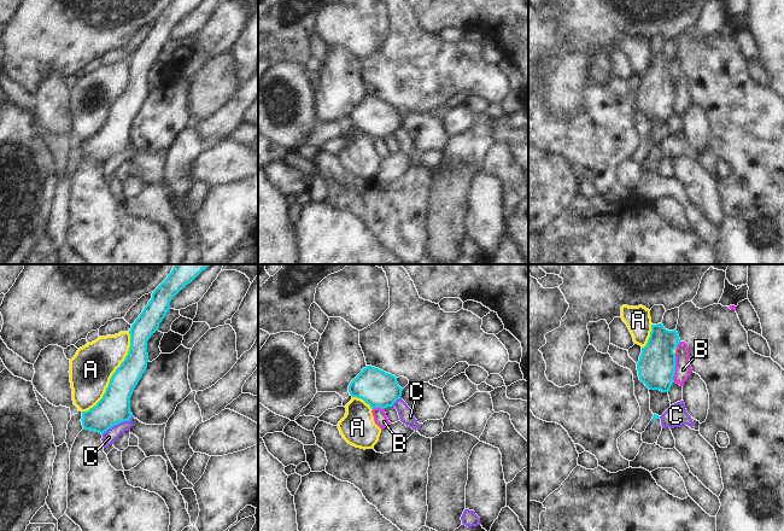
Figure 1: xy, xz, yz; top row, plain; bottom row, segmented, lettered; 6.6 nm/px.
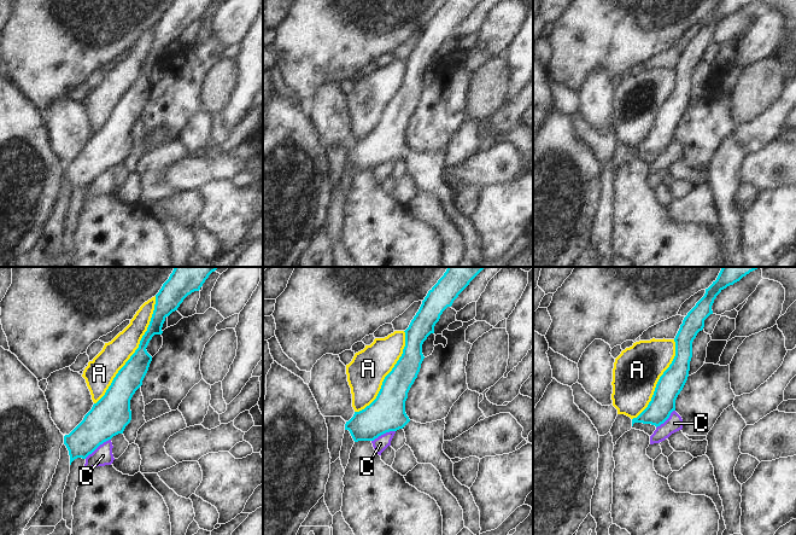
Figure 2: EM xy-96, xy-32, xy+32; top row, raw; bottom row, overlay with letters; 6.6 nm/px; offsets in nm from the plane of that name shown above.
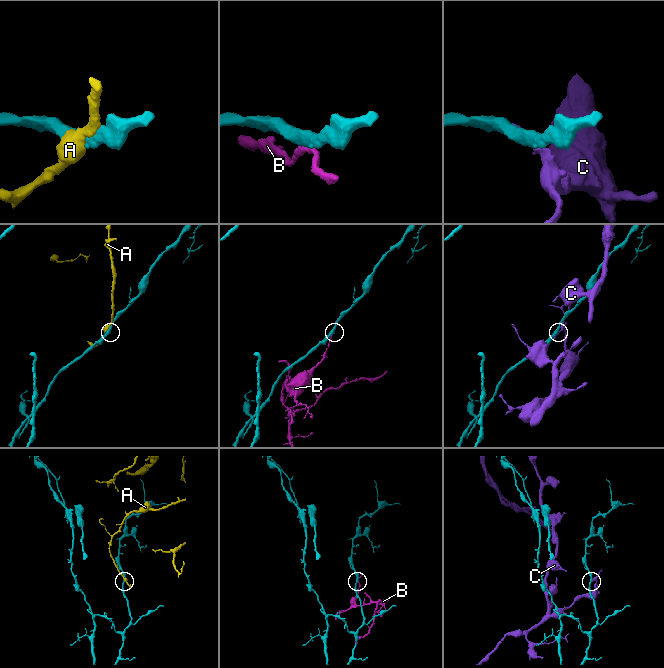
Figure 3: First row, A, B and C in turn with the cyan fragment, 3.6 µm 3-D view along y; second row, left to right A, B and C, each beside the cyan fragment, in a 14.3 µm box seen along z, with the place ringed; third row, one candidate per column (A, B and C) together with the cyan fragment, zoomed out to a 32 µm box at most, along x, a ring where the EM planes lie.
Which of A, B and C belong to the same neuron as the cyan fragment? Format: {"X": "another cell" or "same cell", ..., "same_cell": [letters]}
{"A": "another cell", "B": "another cell", "C": "another cell", "same_cell": []}

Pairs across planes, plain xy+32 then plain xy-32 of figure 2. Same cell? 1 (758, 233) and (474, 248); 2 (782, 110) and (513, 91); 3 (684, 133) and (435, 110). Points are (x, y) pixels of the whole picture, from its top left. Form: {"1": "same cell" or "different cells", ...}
{"1": "different cells", "2": "different cells", "3": "same cell"}

